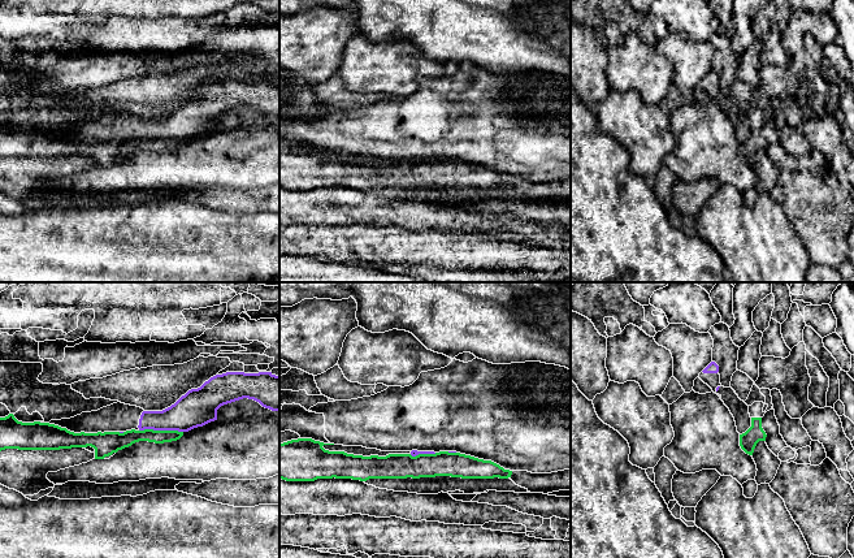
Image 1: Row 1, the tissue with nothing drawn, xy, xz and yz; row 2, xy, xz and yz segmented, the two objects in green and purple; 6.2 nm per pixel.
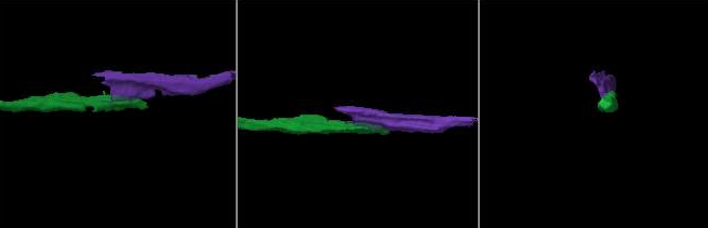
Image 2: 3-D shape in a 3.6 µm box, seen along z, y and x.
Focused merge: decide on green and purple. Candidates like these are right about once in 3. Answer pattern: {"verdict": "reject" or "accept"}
{"verdict": "reject"}

